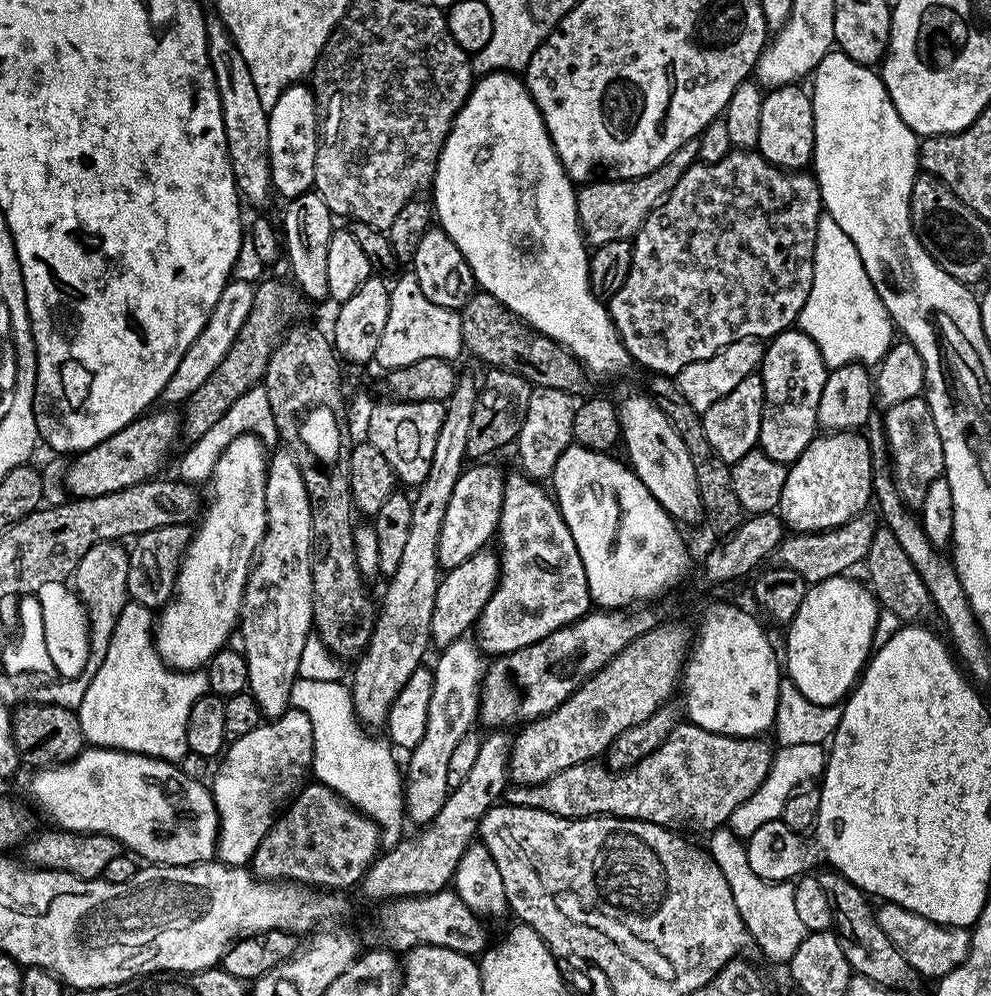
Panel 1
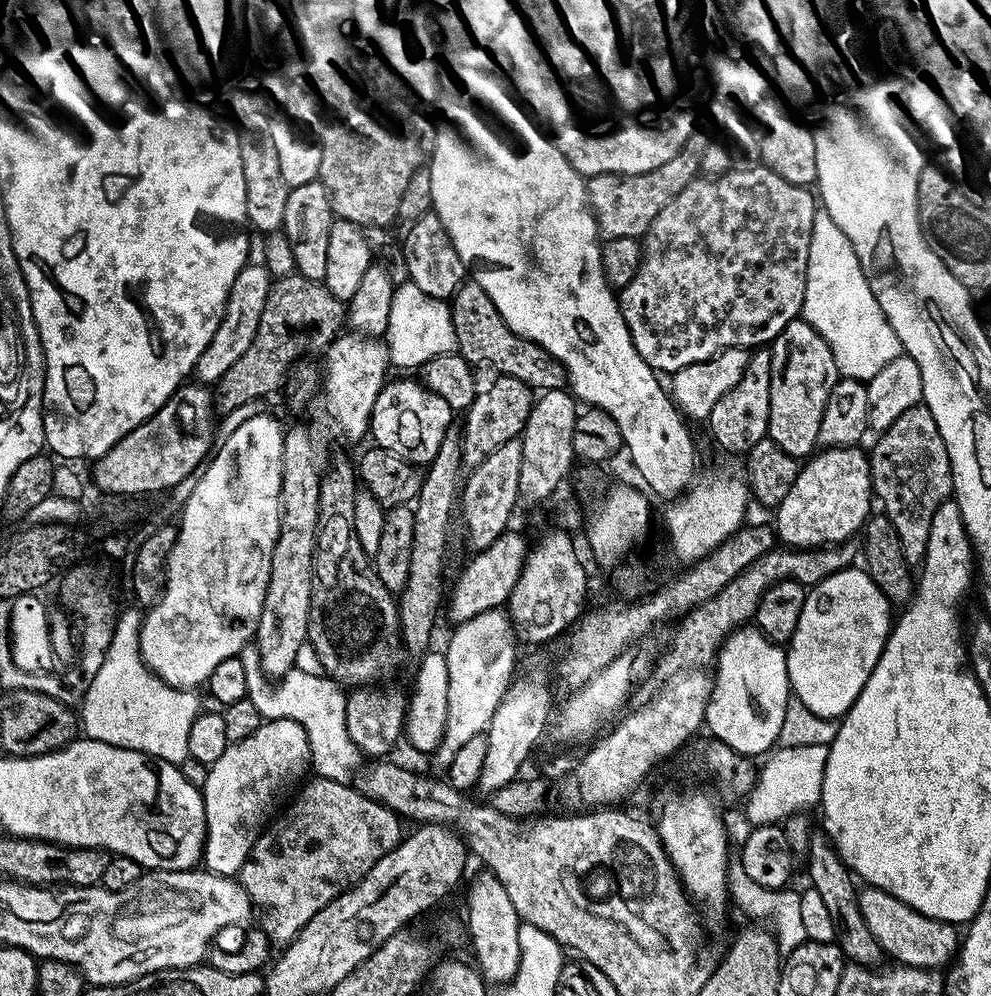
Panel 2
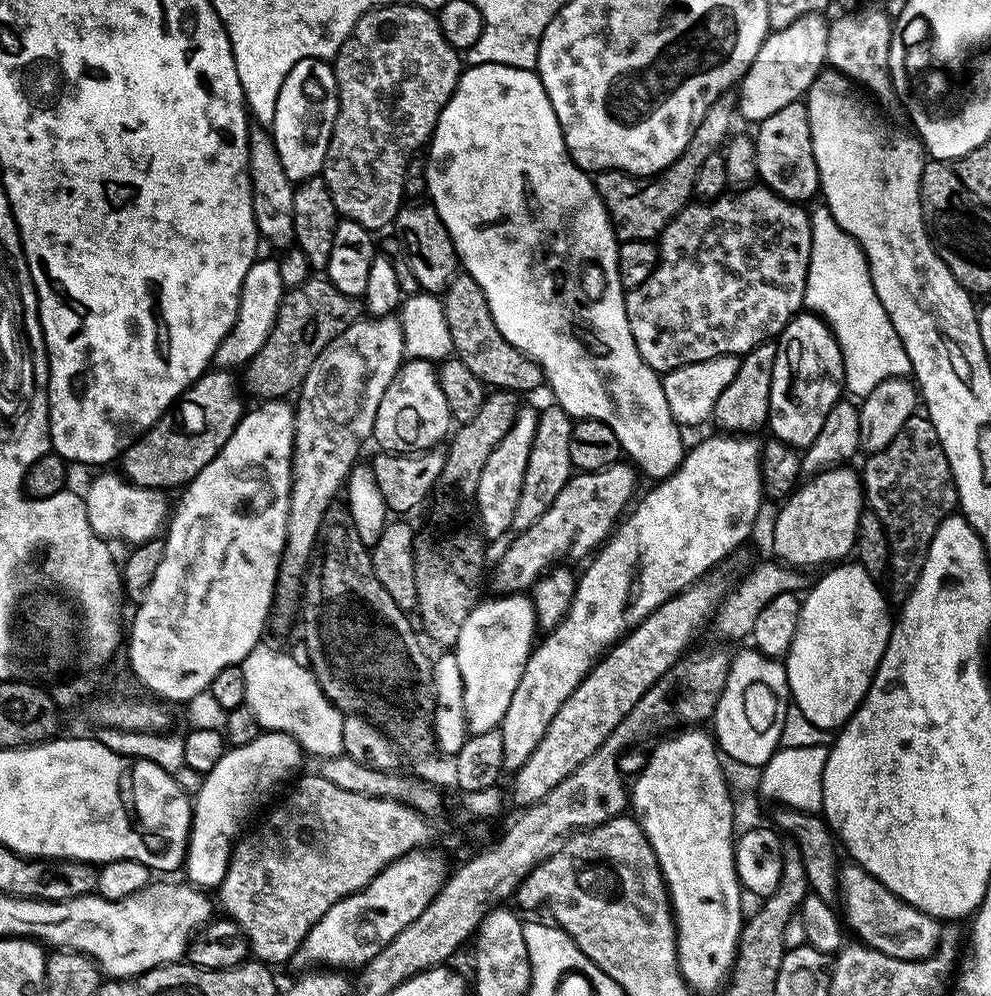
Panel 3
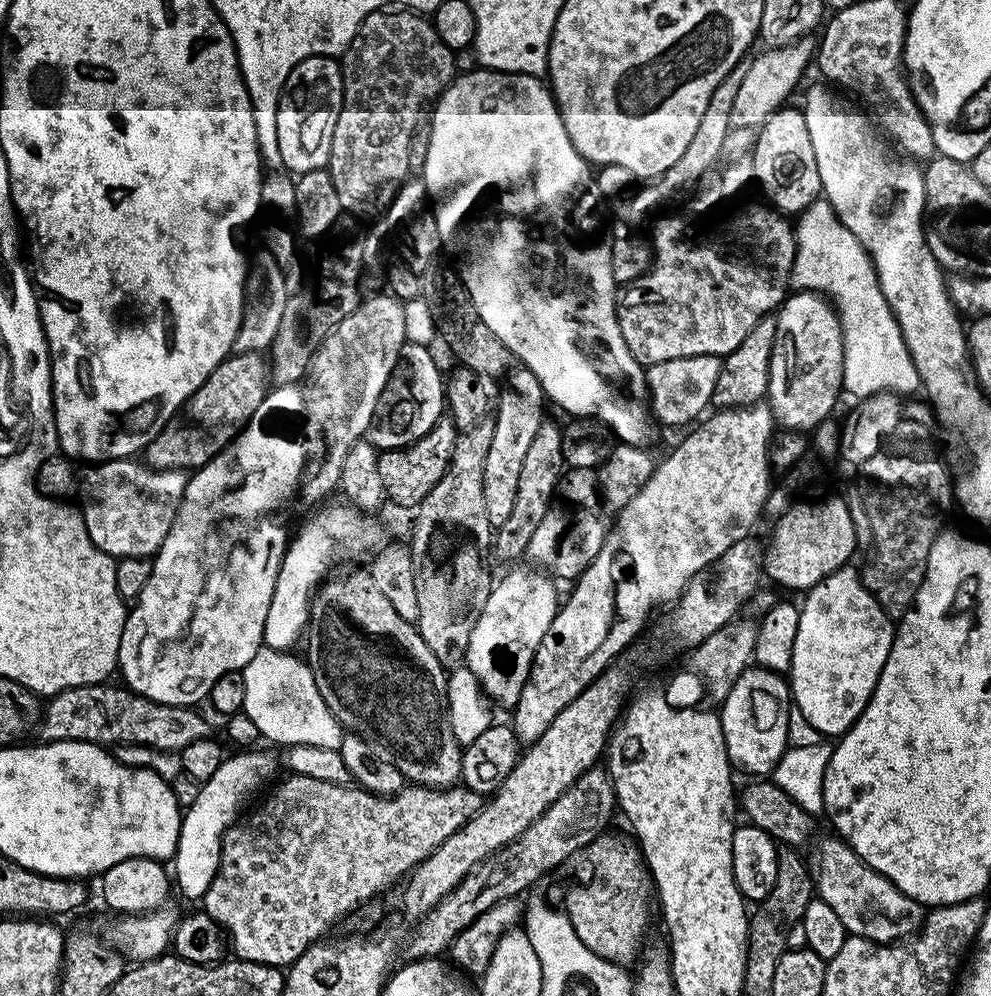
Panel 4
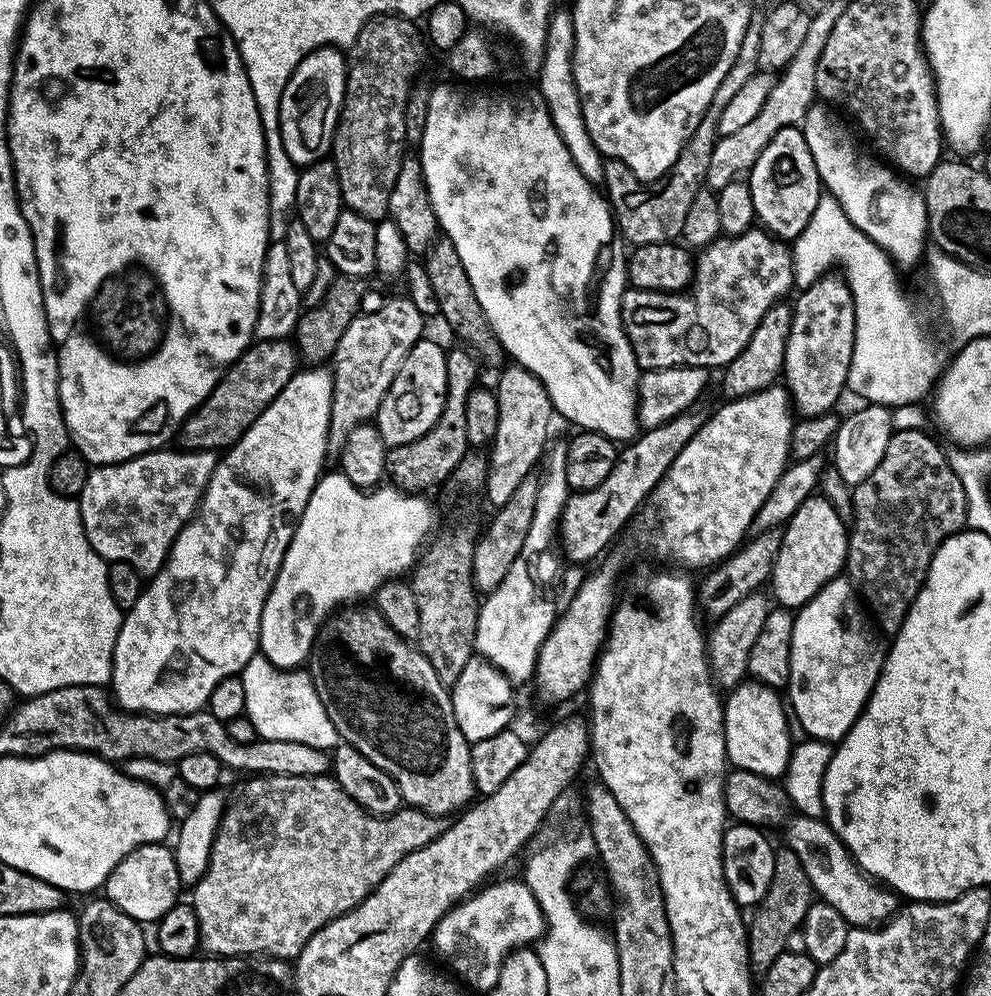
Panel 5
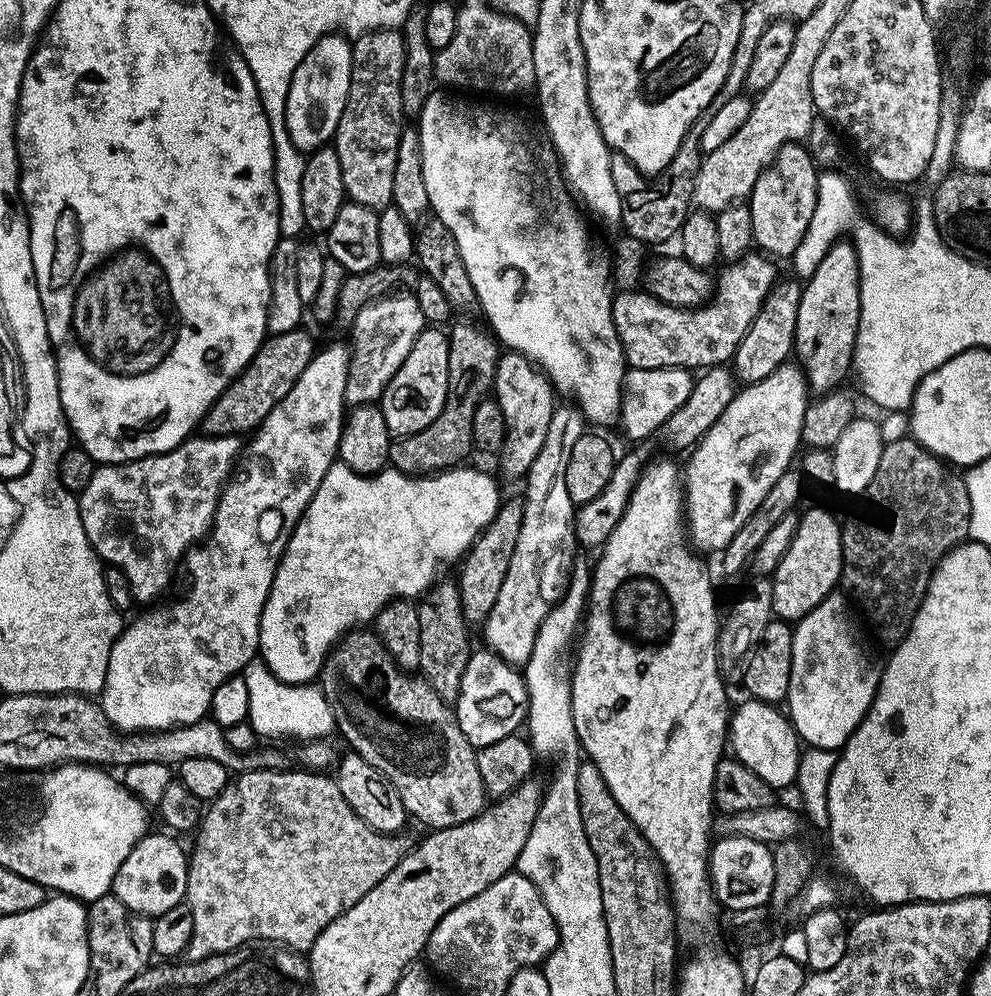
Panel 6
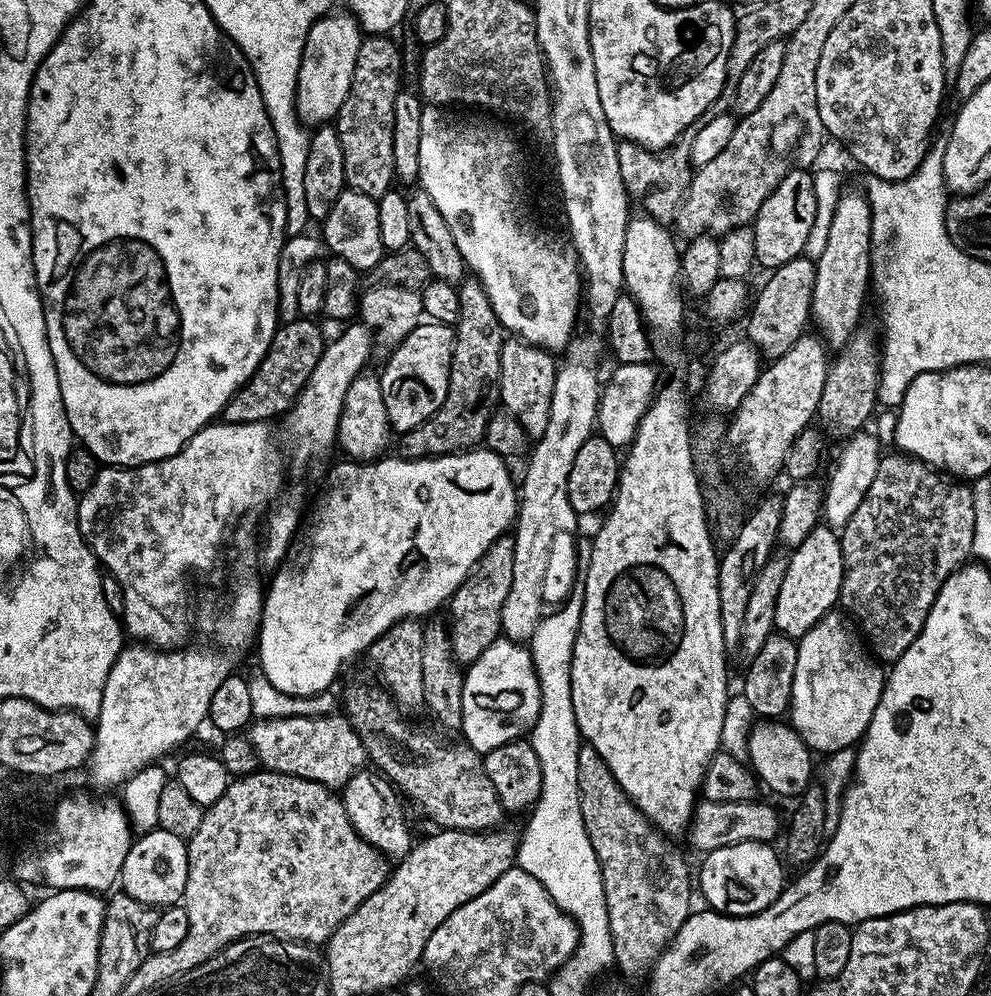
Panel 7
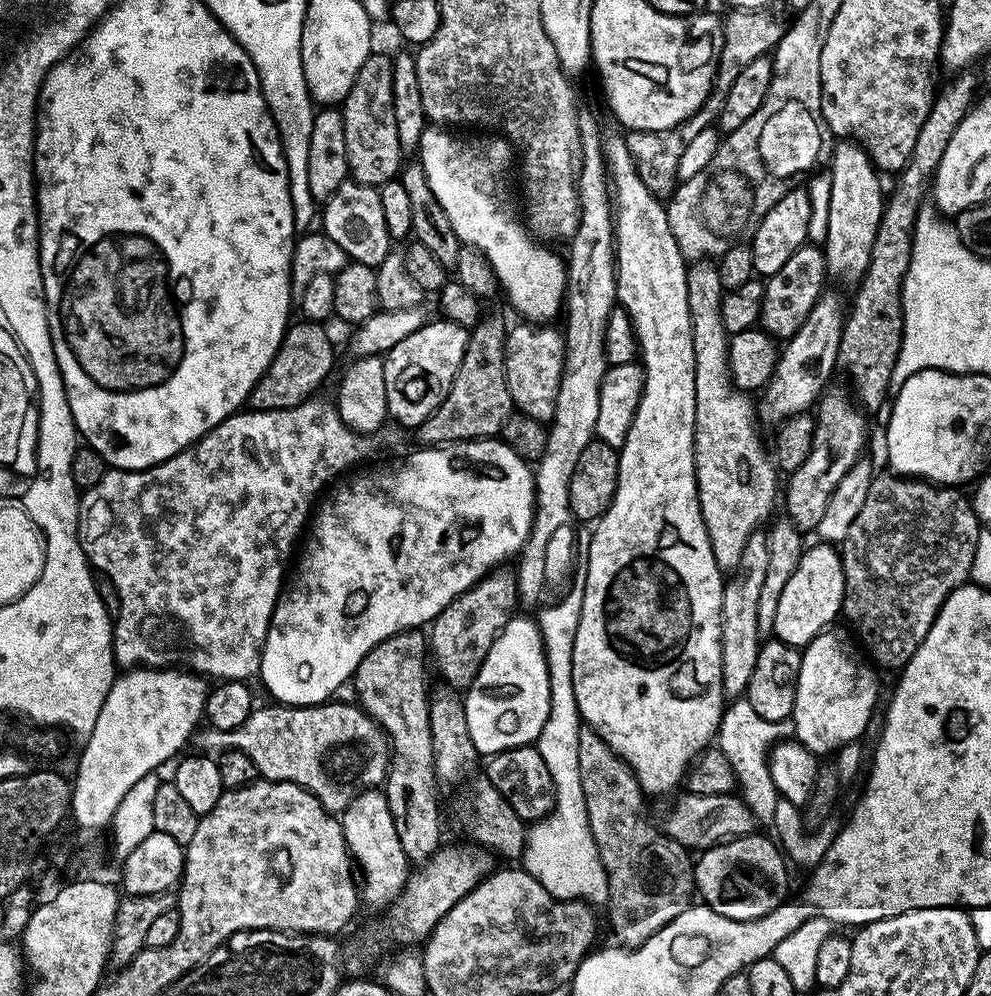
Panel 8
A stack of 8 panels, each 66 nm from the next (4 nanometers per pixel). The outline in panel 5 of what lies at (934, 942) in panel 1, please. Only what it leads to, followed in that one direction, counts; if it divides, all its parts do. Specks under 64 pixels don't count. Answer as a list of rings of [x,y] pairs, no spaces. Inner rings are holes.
[[[793,815],[783,825],[783,843],[798,854],[802,862],[802,870],[806,870],[806,878],[810,878],[813,893],[823,903],[834,906],[838,914],[849,926],[854,928],[871,928],[892,919],[898,911],[897,893],[887,886],[881,886],[873,877],[858,867],[848,848],[838,838],[838,834],[829,826],[827,819],[810,818]]]

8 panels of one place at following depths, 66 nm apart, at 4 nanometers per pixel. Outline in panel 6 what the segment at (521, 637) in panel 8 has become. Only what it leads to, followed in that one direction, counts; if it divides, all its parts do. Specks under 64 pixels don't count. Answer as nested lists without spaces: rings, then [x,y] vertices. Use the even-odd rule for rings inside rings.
[[[473,651],[468,660],[466,674],[462,674],[462,690],[454,705],[462,734],[477,750],[498,742],[498,738],[513,735],[528,714],[528,690],[523,675],[493,651],[483,651]]]

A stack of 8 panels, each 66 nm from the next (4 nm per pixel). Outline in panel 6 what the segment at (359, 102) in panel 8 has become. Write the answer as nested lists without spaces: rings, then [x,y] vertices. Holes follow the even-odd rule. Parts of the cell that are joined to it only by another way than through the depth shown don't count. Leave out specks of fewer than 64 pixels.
[[[375,28],[355,37],[351,46],[350,94],[336,127],[334,147],[342,165],[345,197],[353,204],[381,210],[393,205],[394,162],[398,162],[398,142],[406,127],[400,89],[404,37],[394,28]]]

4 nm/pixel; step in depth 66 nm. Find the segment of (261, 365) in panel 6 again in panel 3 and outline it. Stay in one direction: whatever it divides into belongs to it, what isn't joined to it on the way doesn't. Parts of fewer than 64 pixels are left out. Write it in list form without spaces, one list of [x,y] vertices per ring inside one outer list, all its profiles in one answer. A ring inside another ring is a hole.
[[[209,370],[185,390],[184,395],[141,436],[124,449],[123,475],[131,484],[147,488],[179,489],[186,486],[226,446],[230,434],[244,417],[246,405],[241,385],[231,371]]]

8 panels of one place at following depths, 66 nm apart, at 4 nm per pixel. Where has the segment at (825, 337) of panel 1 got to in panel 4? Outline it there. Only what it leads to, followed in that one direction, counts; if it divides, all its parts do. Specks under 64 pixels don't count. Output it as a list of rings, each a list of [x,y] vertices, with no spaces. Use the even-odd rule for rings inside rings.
[[[818,198],[798,216],[798,284],[801,289],[819,292],[830,298],[844,327],[844,386],[843,391],[855,398],[873,396],[879,392],[905,394],[921,387],[919,370],[912,360],[900,323],[880,289],[876,268],[868,252],[843,222],[836,217],[832,205]]]

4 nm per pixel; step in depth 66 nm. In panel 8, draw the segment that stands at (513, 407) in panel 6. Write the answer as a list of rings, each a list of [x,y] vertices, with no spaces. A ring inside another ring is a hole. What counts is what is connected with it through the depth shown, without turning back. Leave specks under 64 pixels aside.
[[[520,322],[517,328],[509,327],[504,338],[504,369],[506,386],[512,395],[515,411],[524,412],[530,418],[551,421],[556,409],[558,386],[564,369],[564,333],[556,326],[537,326],[532,322]]]

